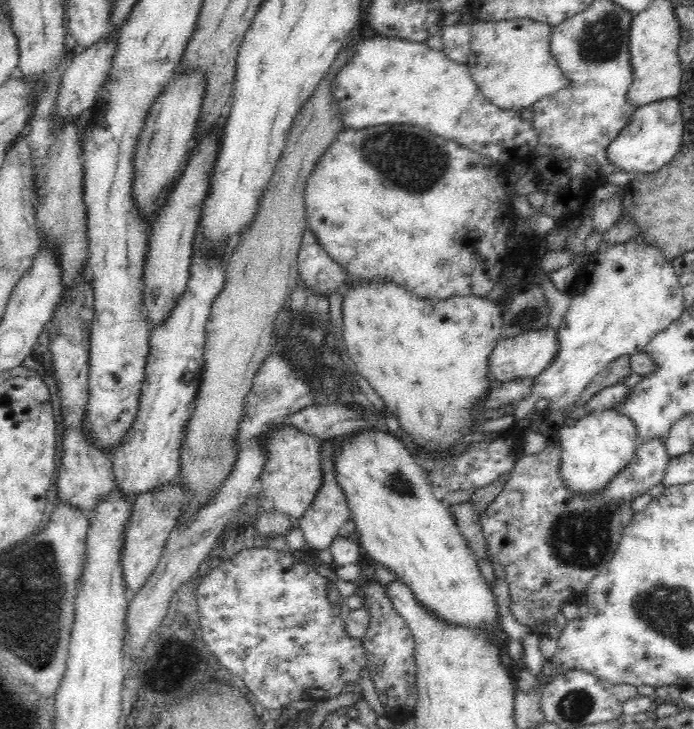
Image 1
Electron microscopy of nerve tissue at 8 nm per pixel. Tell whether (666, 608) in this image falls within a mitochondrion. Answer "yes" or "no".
yes

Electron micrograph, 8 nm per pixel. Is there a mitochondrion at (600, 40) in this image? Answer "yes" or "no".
yes

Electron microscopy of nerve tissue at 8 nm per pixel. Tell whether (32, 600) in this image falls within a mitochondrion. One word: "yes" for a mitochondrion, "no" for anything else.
yes

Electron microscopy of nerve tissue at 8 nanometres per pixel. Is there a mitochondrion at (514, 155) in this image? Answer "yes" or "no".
no

